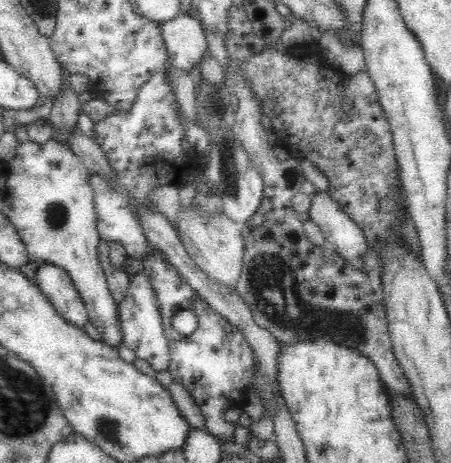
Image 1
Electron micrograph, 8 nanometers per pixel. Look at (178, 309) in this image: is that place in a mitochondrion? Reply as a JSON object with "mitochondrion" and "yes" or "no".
{"mitochondrion":"no"}

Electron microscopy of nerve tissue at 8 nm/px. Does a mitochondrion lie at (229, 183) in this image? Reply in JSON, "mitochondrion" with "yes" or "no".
{"mitochondrion":"yes"}

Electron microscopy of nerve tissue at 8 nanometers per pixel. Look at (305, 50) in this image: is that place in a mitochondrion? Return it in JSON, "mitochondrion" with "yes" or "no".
{"mitochondrion":"no"}

